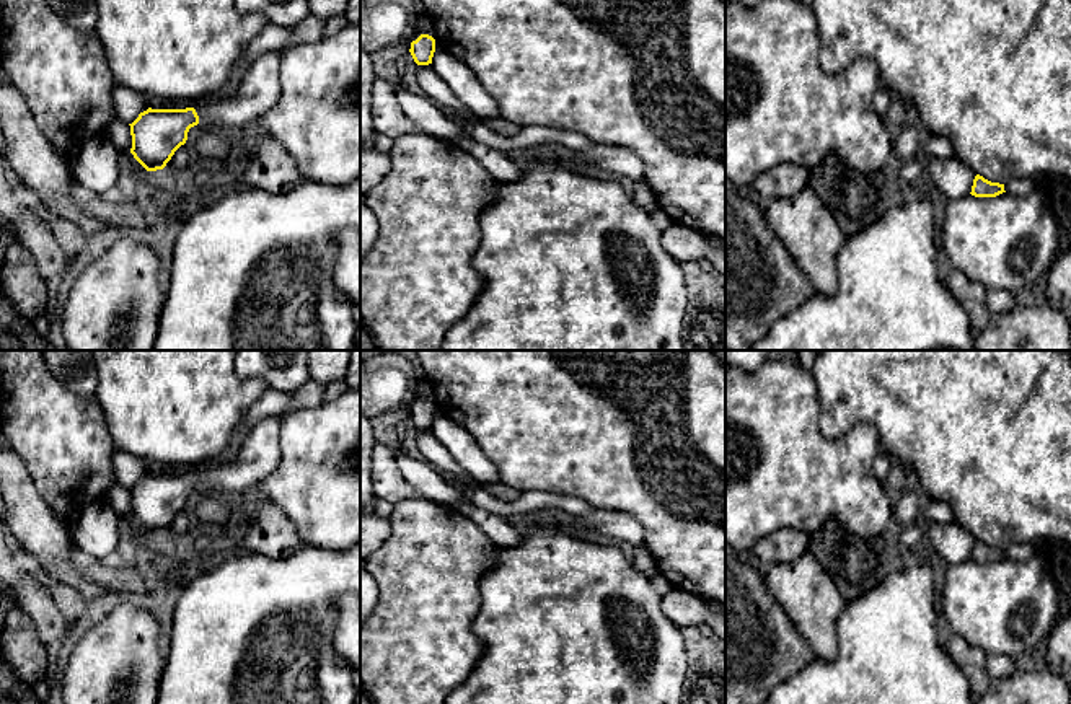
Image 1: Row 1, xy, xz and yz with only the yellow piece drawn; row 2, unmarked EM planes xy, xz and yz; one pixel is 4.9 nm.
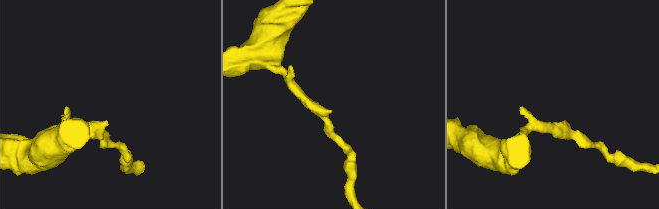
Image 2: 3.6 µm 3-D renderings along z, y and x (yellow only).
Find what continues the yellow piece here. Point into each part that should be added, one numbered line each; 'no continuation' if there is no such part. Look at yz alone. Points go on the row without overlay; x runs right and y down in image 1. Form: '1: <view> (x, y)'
no continuation

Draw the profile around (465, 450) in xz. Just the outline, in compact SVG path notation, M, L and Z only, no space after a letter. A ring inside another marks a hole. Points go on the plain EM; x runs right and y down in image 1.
M435 416L432 433L450 451L455 461L476 481L483 484L499 482L496 464L484 455L476 440L452 419Z

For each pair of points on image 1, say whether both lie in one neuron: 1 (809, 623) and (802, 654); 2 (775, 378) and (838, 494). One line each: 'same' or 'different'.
1: different
2: same

